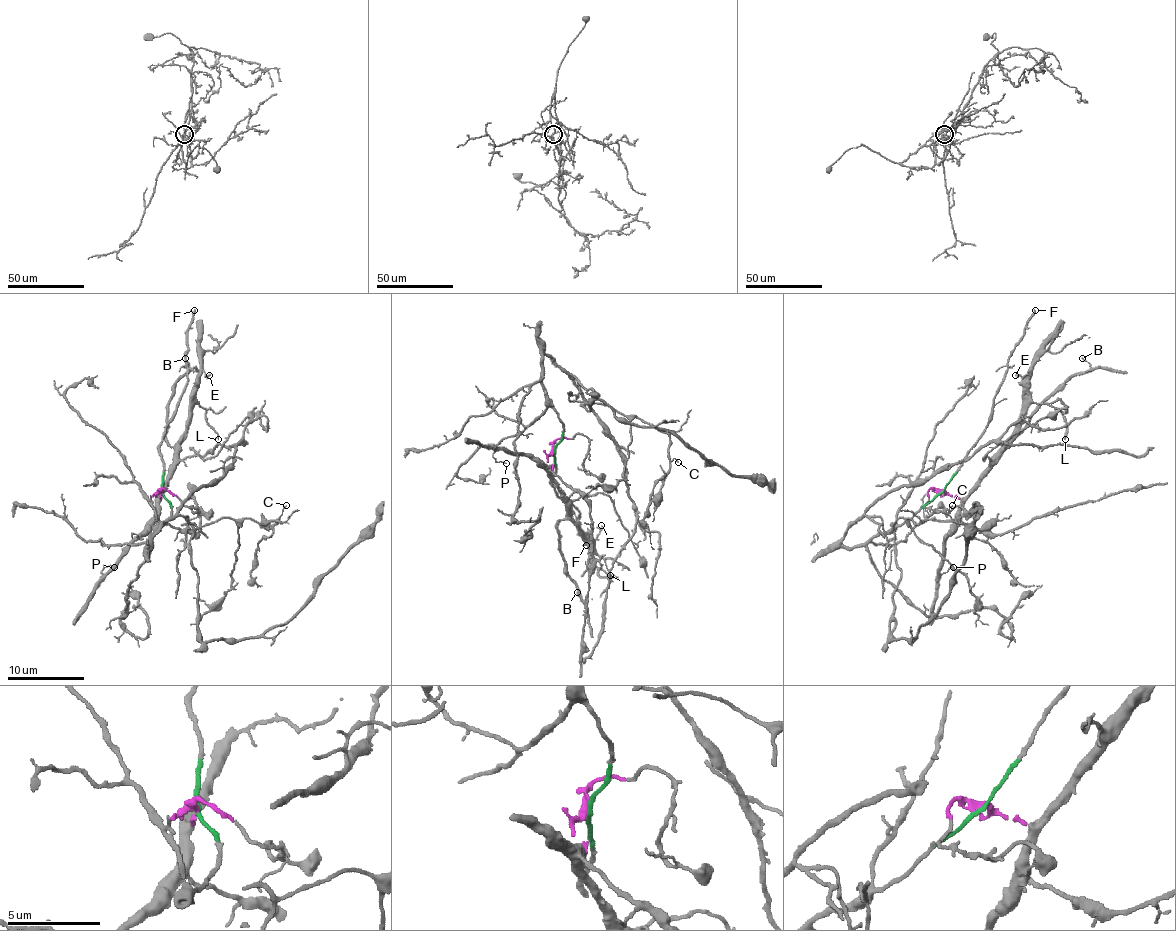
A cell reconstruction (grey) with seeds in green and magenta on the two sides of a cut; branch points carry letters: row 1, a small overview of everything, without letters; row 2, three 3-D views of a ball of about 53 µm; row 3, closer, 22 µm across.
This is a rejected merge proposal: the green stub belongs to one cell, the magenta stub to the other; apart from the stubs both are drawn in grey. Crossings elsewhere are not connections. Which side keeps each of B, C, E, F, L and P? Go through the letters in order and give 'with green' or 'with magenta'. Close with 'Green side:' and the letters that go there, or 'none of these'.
B: with magenta
C: with green
E: with magenta
F: with green
L: with magenta
P: with magenta
Green side: C, F

